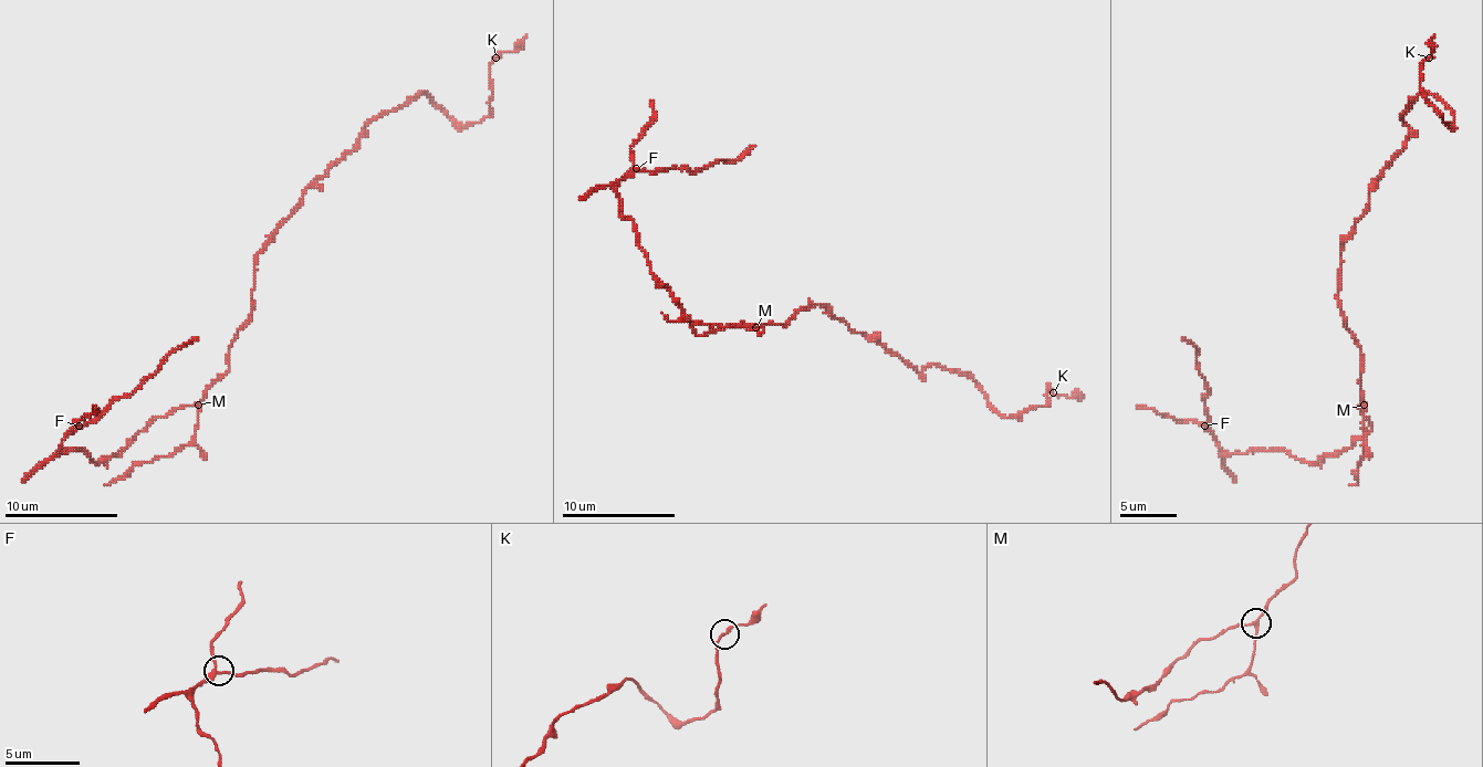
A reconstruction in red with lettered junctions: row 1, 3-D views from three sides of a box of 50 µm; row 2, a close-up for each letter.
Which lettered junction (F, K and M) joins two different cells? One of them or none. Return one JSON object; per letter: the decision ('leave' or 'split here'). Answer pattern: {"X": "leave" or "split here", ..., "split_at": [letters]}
{"F": "leave", "K": "leave", "M": "split here", "split_at": ["M"]}

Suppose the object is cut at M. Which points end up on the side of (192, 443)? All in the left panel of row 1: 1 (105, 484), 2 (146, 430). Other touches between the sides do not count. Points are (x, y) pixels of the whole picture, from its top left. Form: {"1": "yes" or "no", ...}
{"1": "yes", "2": "no"}

